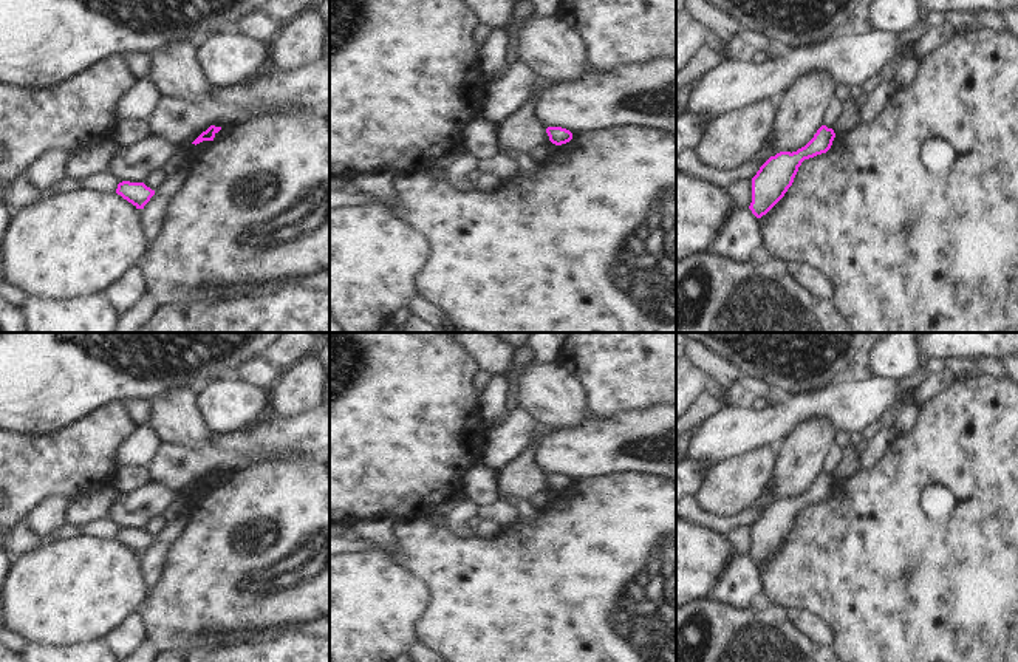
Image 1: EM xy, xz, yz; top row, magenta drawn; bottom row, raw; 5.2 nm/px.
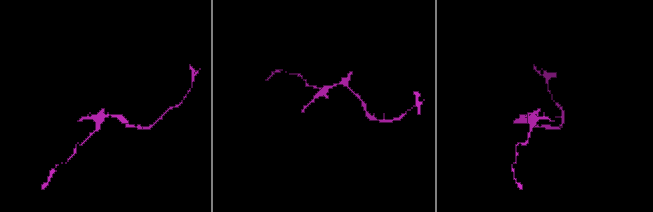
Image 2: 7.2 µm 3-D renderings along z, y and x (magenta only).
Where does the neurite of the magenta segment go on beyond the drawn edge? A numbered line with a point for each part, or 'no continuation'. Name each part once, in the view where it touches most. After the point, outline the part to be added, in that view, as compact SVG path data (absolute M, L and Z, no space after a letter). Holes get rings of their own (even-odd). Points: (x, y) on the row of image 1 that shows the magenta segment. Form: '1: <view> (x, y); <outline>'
no continuation

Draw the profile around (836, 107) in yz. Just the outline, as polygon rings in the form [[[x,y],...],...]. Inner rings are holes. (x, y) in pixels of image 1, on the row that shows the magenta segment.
[[[834,97],[823,114],[823,125],[826,125],[828,128],[832,128],[839,121],[842,111],[843,111],[842,99]]]

